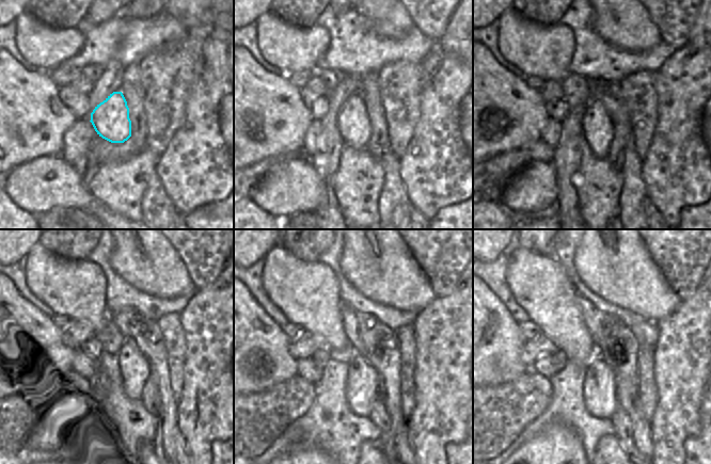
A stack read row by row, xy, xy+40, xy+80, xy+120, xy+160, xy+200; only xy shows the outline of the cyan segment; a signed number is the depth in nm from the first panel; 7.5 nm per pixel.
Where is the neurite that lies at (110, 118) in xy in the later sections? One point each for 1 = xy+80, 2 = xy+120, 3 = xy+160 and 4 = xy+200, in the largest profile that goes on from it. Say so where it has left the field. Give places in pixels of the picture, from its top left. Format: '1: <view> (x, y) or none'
1: xy+80 (600, 115)
2: xy+120 (122, 369)
3: xy+160 (362, 390)
4: xy+200 (600, 401)

